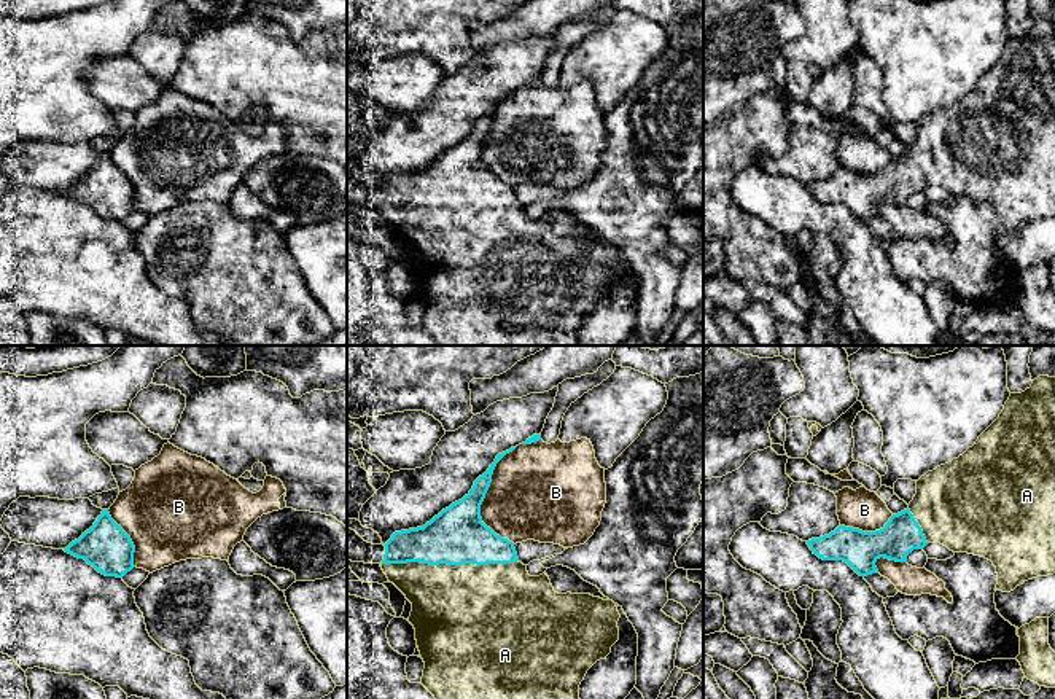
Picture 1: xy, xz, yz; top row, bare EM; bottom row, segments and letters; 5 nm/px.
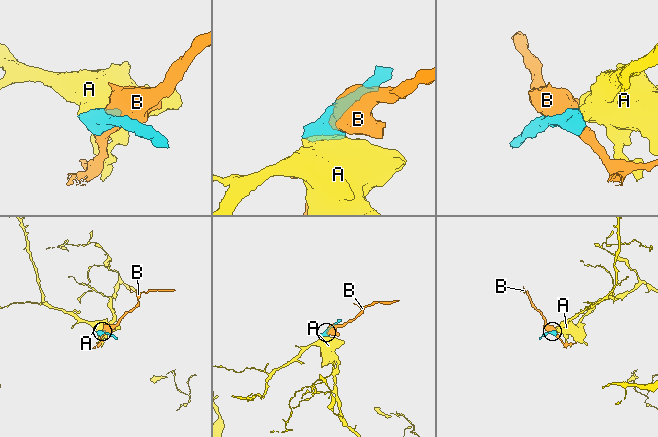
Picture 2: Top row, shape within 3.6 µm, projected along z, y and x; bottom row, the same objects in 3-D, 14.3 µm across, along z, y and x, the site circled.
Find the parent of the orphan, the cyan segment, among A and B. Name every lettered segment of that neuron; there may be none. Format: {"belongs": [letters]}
{"belongs": ["A"]}

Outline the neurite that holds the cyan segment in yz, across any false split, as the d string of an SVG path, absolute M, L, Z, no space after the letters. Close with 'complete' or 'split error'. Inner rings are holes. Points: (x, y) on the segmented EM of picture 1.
M1039 376L1025 392L1010 393L999 417L979 436L975 444L958 459L953 459L952 462L940 465L936 470L928 471L925 476L921 476L917 481L917 494L909 503L909 508L897 514L893 514L883 529L875 532L862 532L859 529L839 525L829 535L812 538L807 541L813 554L816 554L819 559L843 560L859 576L878 573L875 562L880 557L896 562L907 562L907 556L913 549L923 549L928 543L940 543L953 553L967 553L991 560L998 573L996 589L1002 592L1010 592L1028 580L1055 573L1055 377Z | split error

